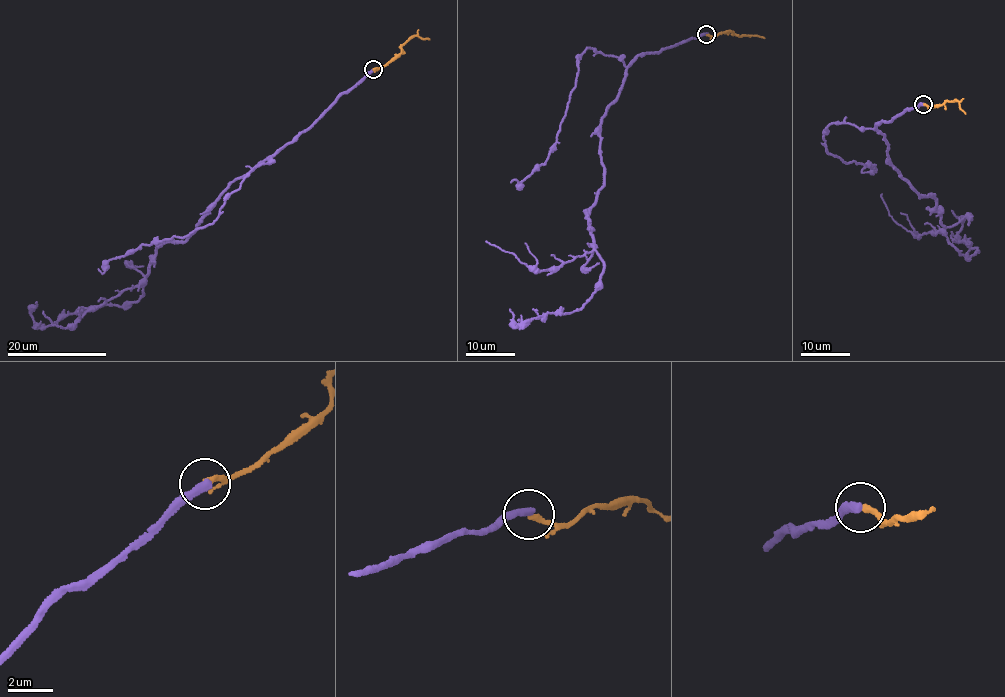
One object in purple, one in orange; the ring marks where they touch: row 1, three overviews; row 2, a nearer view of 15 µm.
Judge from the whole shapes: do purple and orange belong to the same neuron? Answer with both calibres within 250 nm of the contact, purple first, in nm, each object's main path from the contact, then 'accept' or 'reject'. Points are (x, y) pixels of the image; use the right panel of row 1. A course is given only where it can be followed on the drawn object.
360 nm thick on the purple side, 220 nm on the other; purple runs (923, 104), (874, 128), (901, 178), (935, 199), (947, 241), (970, 256), (978, 251), (958, 242), (951, 210); orange runs (924, 104), (930, 108), (946, 101), (957, 100), (966, 114); reject

